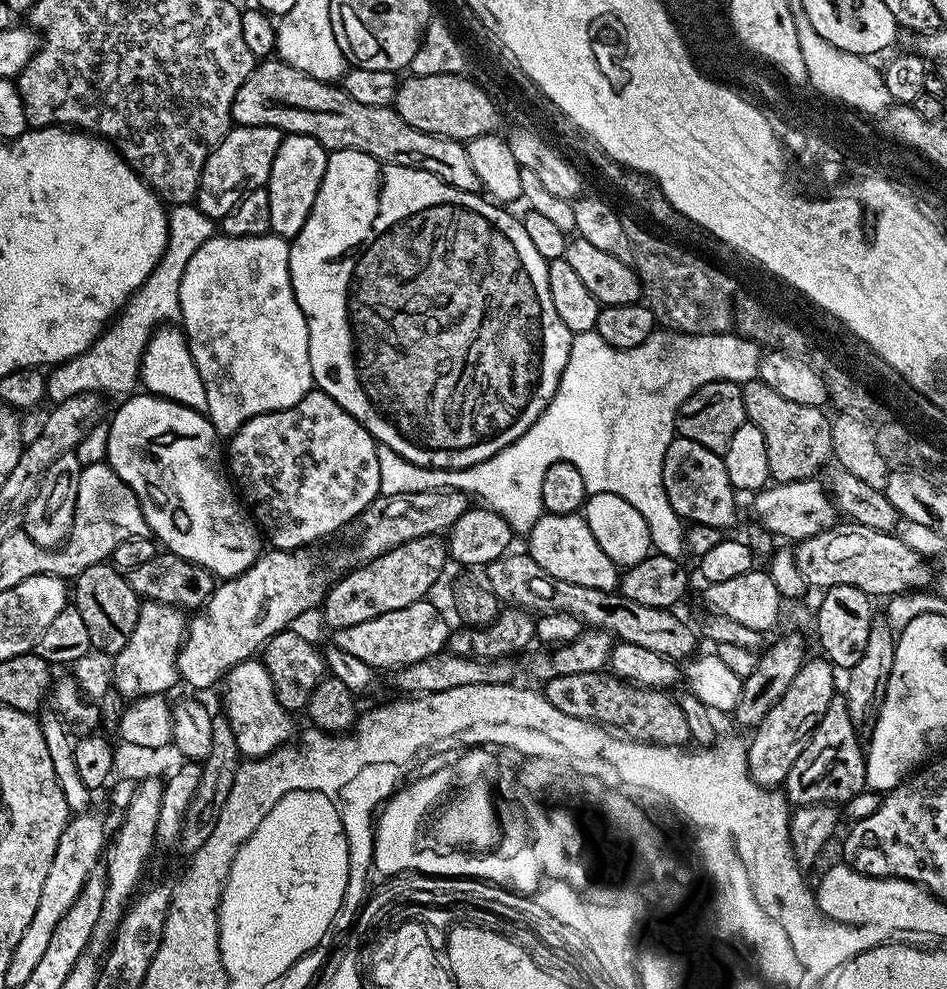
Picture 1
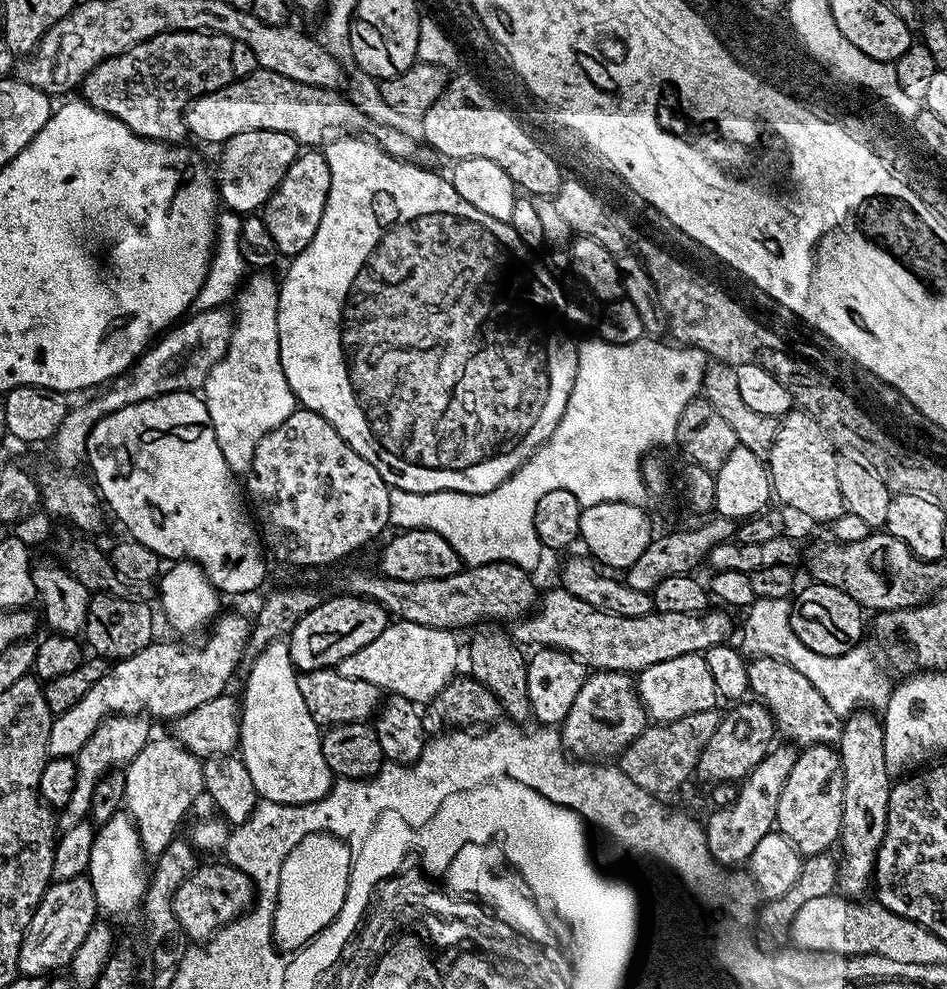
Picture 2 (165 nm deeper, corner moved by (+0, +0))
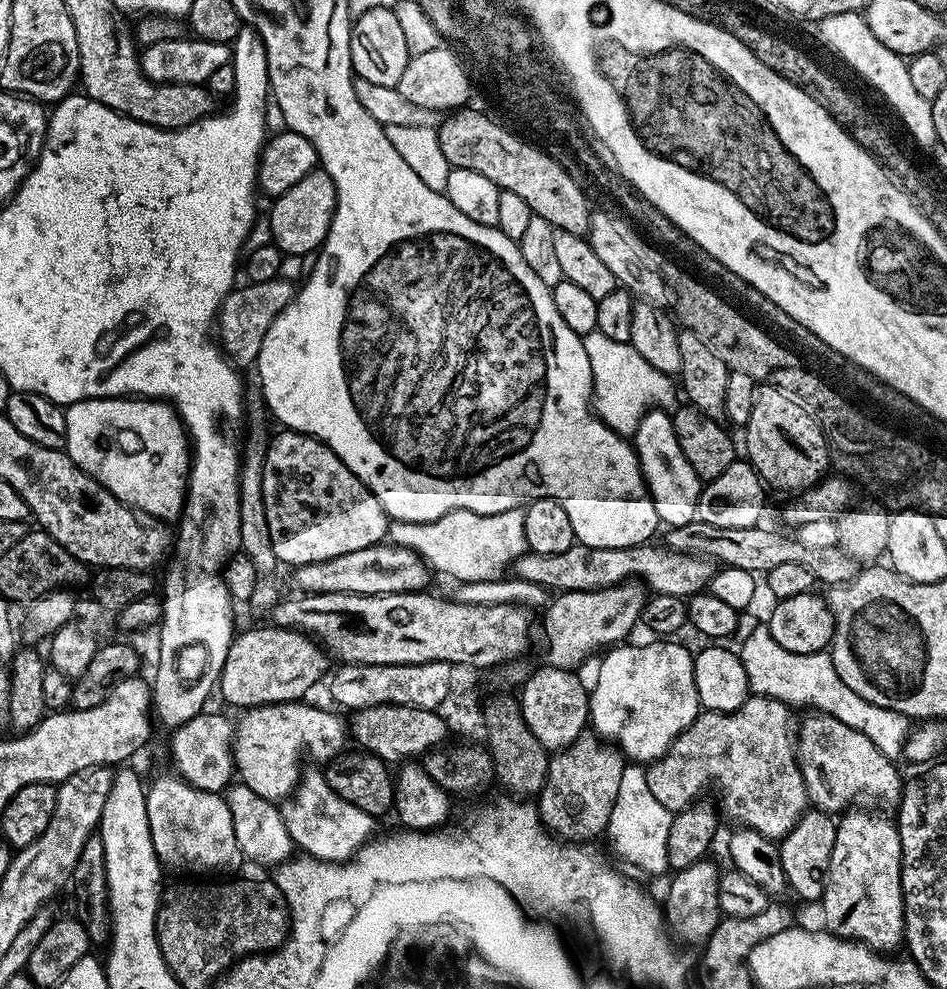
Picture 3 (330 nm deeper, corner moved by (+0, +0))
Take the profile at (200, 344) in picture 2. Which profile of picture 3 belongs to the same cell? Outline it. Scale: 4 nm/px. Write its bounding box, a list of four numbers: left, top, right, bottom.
[218,279,294,369]

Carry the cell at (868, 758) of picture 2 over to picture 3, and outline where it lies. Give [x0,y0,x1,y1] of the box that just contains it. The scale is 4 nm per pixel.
[823,810,905,954]

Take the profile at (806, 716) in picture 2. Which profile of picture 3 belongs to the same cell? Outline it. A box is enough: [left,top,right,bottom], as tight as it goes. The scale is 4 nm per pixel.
[796,711,902,814]

